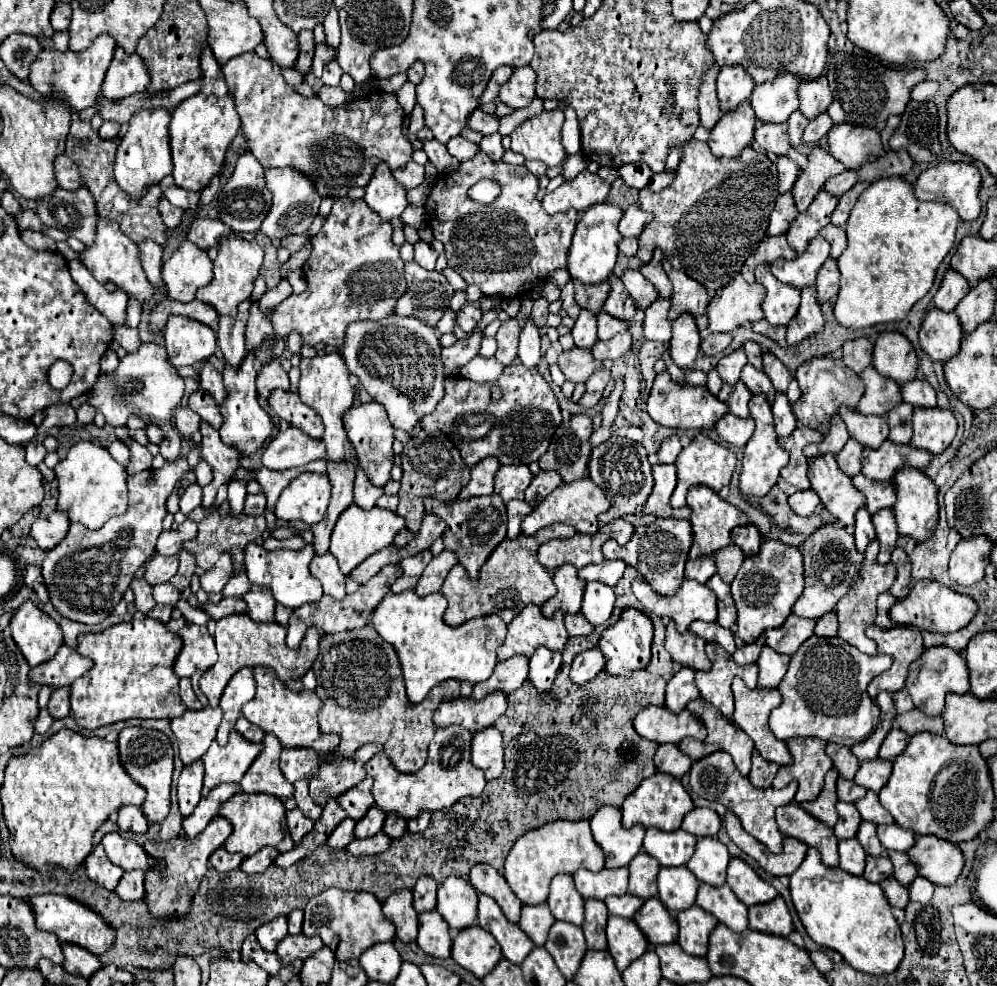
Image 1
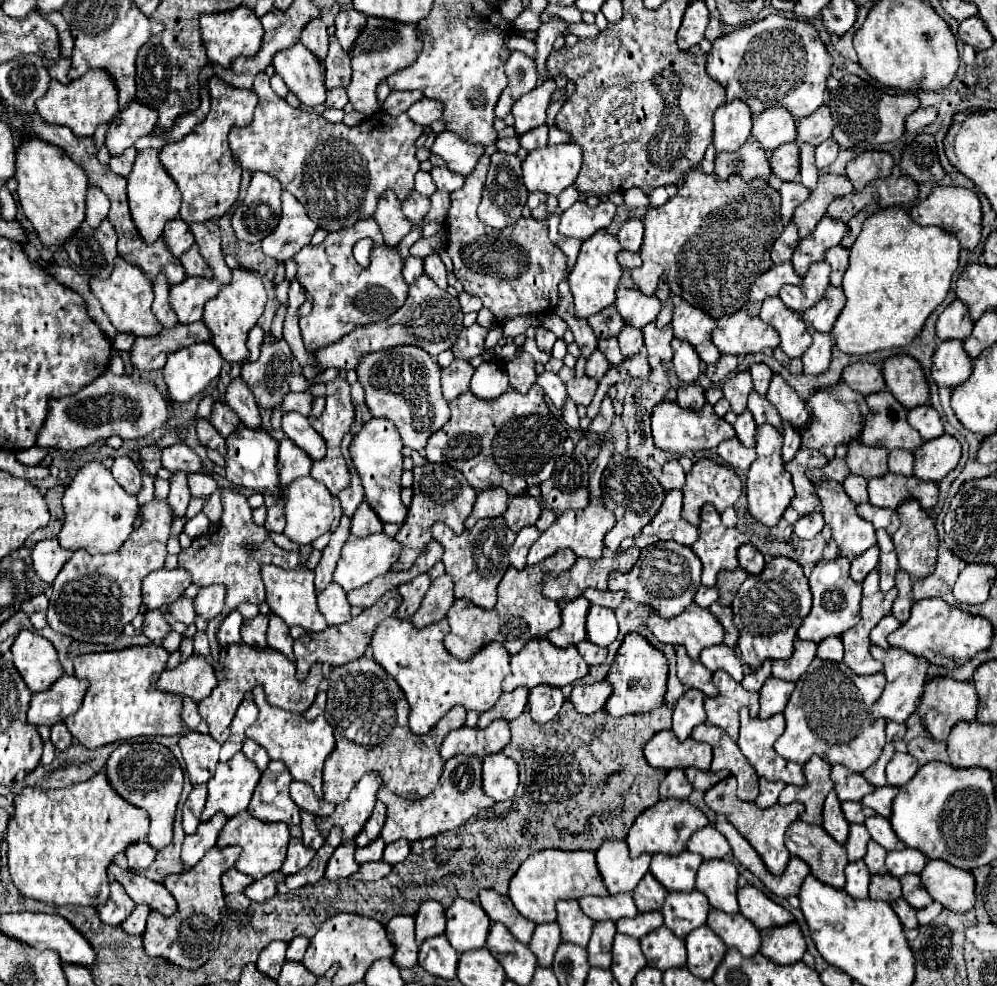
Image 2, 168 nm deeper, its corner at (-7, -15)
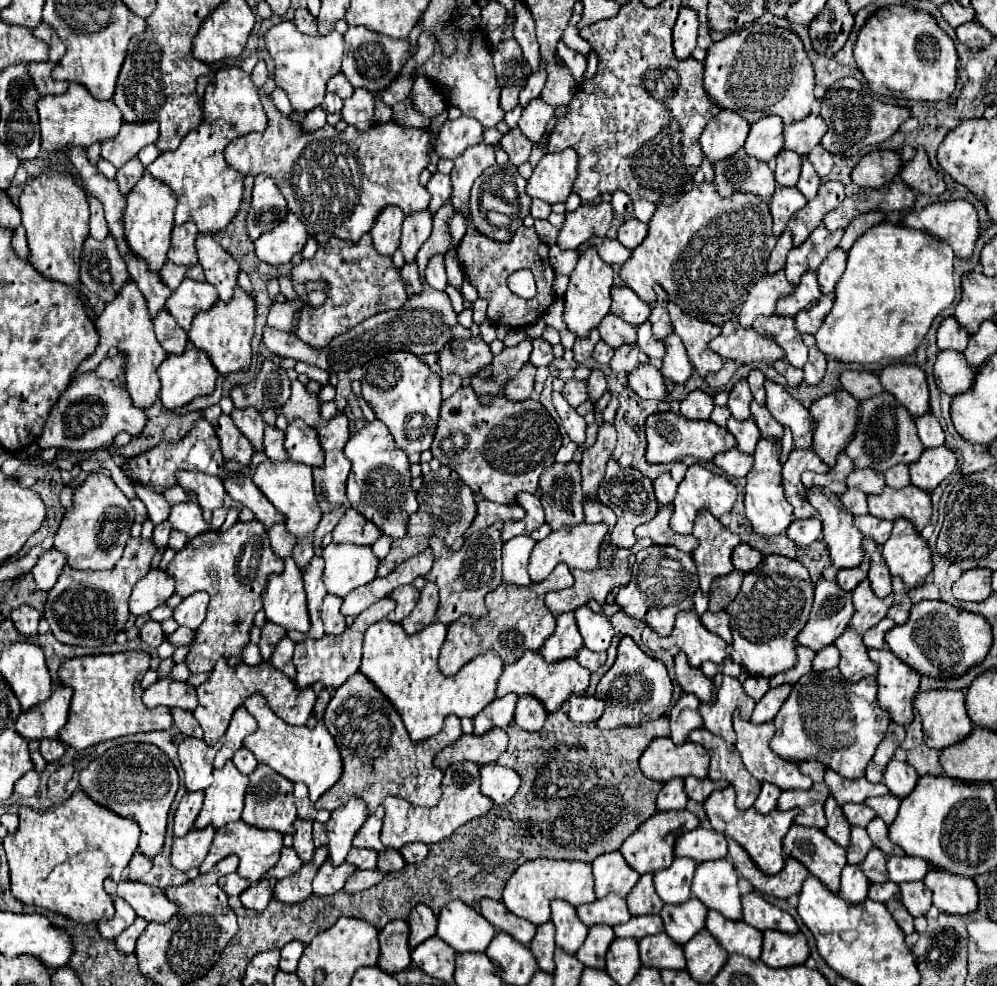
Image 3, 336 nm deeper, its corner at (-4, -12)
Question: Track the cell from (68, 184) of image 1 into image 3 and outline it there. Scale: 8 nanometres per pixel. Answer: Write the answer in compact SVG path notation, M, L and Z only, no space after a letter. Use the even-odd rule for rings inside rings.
M91 198L89 206L91 206L91 236L95 240L105 240L109 236L109 226L103 216L103 204L97 198Z

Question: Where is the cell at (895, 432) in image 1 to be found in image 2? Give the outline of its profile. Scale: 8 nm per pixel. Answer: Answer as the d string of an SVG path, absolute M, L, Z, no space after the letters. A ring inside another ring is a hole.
M894 449L888 457L888 471L900 473L900 475L912 475L912 463L914 453L908 449Z

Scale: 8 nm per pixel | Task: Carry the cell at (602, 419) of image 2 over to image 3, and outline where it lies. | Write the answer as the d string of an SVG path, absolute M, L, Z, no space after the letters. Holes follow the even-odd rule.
M605 422L599 428L597 442L591 448L583 450L583 460L581 460L579 468L581 468L581 476L583 476L581 486L583 486L583 494L587 500L597 500L597 490L605 476L605 466L615 450L615 444L617 444L617 432L615 432L613 424Z

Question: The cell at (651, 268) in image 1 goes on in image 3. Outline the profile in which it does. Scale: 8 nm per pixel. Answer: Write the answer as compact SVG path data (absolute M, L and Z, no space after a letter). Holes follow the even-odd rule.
M655 286L655 294L657 294L657 302L653 304L649 322L653 324L653 336L657 340L663 340L673 332L673 326L671 326L669 312L667 312L667 292L661 286Z

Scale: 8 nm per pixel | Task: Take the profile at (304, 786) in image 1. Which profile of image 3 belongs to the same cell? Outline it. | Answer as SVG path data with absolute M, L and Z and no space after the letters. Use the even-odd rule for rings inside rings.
M297 818L295 820L295 844L293 844L293 850L297 852L297 856L303 860L303 862L309 862L313 858L313 852L315 852L315 846L313 846L313 836L311 836L311 820L301 820Z

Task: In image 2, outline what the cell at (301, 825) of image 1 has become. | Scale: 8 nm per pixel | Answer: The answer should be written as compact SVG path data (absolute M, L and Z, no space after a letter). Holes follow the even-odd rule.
M292 837L290 843L288 843L288 857L282 865L282 873L290 875L290 873L296 873L296 871L304 869L314 855L316 855L316 851L306 847L300 837Z

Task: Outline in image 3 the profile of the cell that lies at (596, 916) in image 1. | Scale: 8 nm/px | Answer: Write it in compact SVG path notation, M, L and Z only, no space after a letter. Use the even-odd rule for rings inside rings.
M605 926L589 928L589 936L583 942L583 946L575 952L575 958L581 960L581 964L587 968L605 970L605 954L613 938L615 938L613 928L605 928Z

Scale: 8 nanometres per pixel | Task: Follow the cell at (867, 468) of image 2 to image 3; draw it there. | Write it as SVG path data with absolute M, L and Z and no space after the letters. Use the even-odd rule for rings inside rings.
M869 468L865 472L861 470L853 470L849 474L847 486L849 488L859 488L865 494L881 494L883 492L883 474L879 472L869 472Z

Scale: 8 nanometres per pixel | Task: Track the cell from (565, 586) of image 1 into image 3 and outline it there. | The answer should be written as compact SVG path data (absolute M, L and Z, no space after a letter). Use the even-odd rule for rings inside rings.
M565 612L557 618L557 628L553 636L543 644L541 656L545 658L545 662L553 664L565 658L573 658L581 648L583 644L581 644L581 634L577 632L575 616L573 612Z

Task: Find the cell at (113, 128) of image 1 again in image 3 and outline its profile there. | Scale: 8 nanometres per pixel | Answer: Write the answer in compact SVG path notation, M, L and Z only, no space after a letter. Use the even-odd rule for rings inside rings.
M133 158L133 160L129 160L129 164L125 164L125 168L121 168L121 170L117 170L117 184L119 184L119 192L123 192L125 196L133 190L133 186L141 180L141 176L143 176L143 172L145 172L145 168L143 168L143 164L139 162L139 158Z

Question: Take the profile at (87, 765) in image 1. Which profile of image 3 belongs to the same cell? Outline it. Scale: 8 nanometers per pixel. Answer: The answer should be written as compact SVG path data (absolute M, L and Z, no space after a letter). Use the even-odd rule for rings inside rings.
M79 790L65 804L49 808L49 812L21 808L17 834L9 834L3 840L11 872L11 892L23 904L41 906L79 924L111 920L115 908L103 890L103 882L105 878L115 882L123 878L123 870L137 852L139 834L141 830L133 820L121 820L113 812L105 812L89 796L81 796Z

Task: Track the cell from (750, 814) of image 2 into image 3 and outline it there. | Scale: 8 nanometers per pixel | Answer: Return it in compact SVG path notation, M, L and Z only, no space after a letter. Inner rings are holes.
M725 788L725 790L719 790L715 792L715 796L709 796L709 802L703 804L705 812L707 812L707 818L711 822L711 828L719 834L725 834L729 838L733 838L737 844L741 844L741 848L745 852L749 852L751 860L755 862L755 866L767 874L767 876L773 876L777 872L781 872L783 868L783 850L781 850L781 840L783 836L787 834L789 826L793 824L795 816L799 814L797 810L787 810L787 812L771 812L771 814L765 814L761 816L755 808L749 808L749 810L739 810L735 806L735 796L733 796L733 788Z

